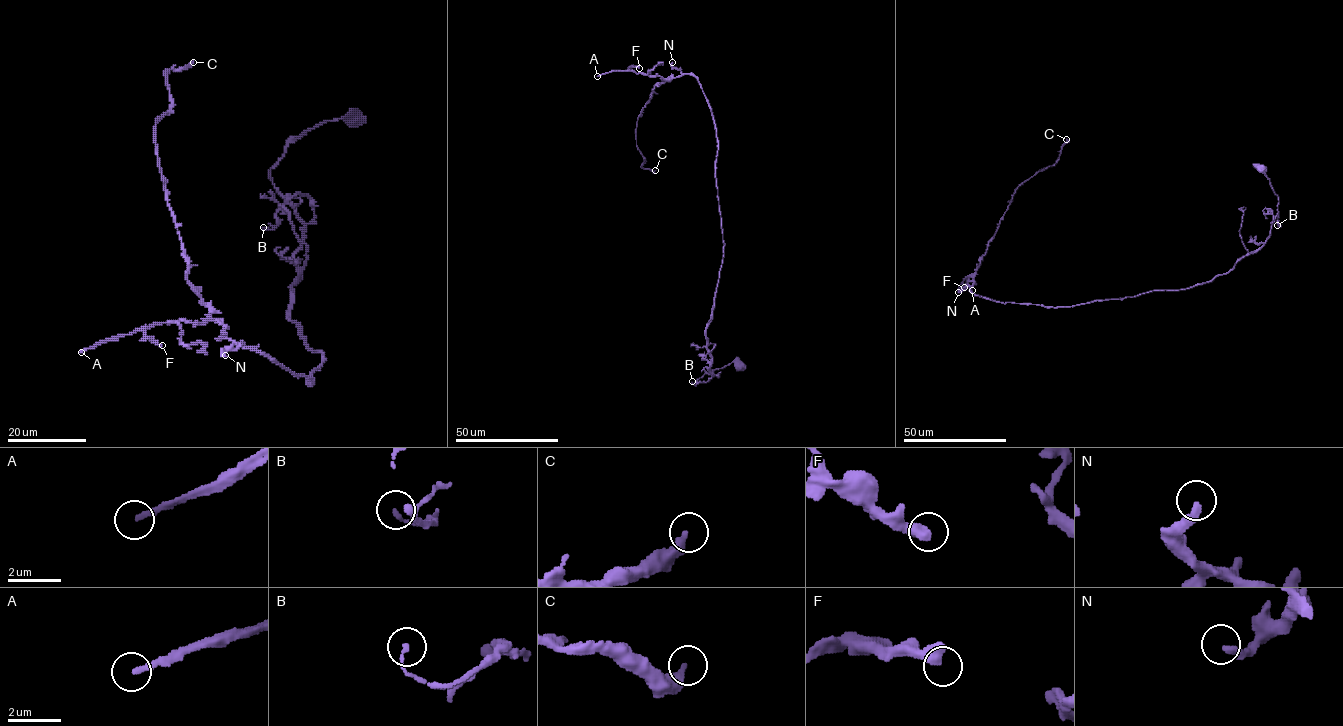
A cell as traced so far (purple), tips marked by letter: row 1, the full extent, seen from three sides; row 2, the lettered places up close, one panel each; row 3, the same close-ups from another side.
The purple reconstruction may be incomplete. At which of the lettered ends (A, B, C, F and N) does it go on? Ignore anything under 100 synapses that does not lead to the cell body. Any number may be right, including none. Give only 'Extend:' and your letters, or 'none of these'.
Extend: A

